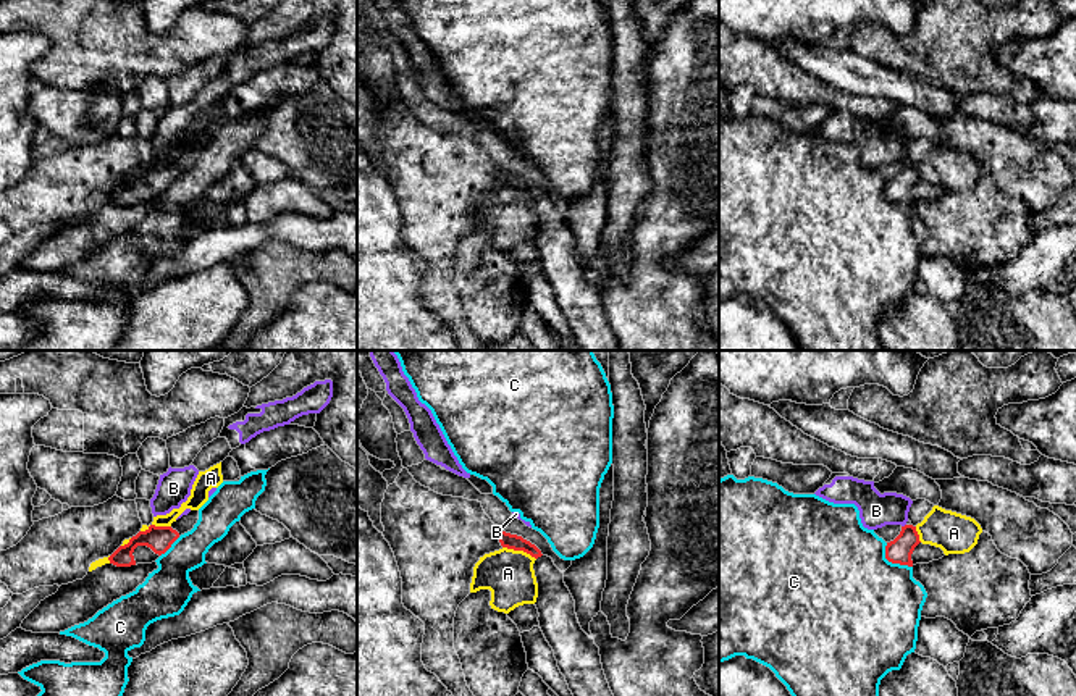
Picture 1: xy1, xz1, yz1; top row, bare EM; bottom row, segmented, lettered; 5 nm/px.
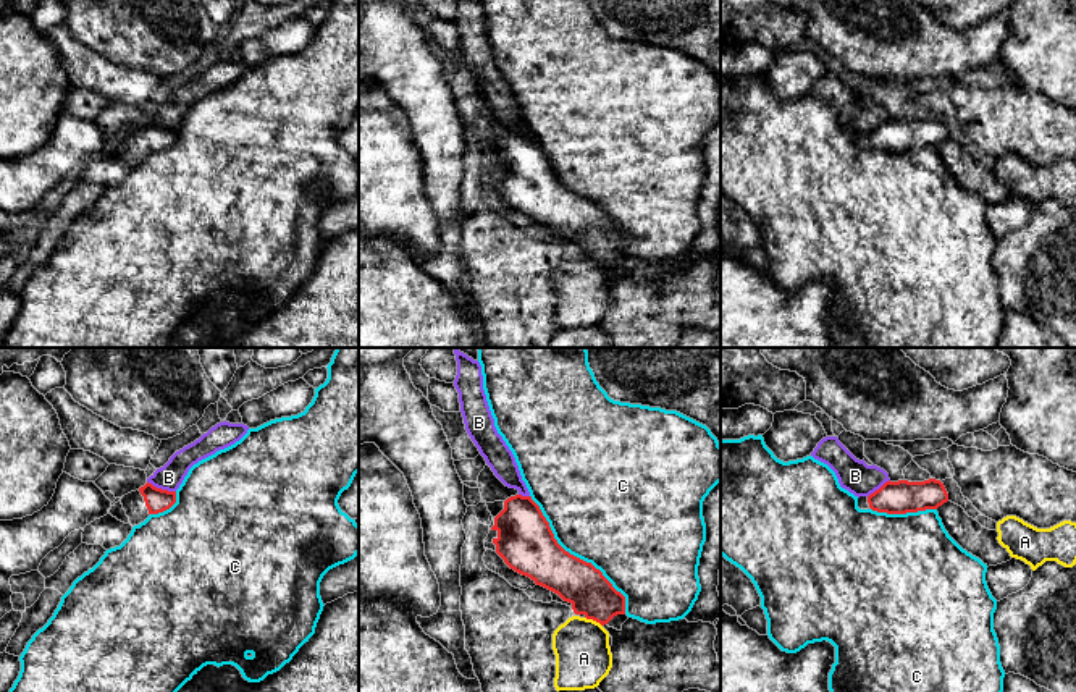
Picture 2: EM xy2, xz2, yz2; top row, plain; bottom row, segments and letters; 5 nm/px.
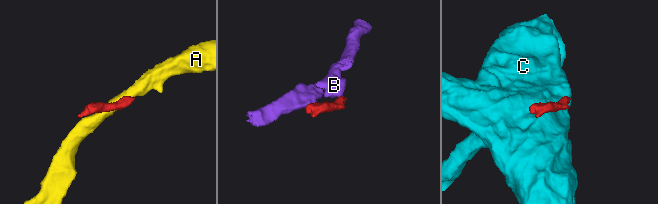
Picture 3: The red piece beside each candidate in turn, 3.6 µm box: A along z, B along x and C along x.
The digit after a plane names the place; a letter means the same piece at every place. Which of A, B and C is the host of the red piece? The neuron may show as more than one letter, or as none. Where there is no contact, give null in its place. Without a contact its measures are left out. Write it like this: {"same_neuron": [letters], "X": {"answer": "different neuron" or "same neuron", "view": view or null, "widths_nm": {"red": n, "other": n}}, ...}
{"same_neuron": [], "A": {"answer": "different neuron", "view": "xz1", "widths_nm": {"red": 80, "other": 240}}, "B": {"answer": "different neuron", "view": "xy2", "widths_nm": {"red": 120, "other": 130}}, "C": {"answer": "different neuron", "view": "xz2", "widths_nm": {"red": 280, "other": 500}}}

